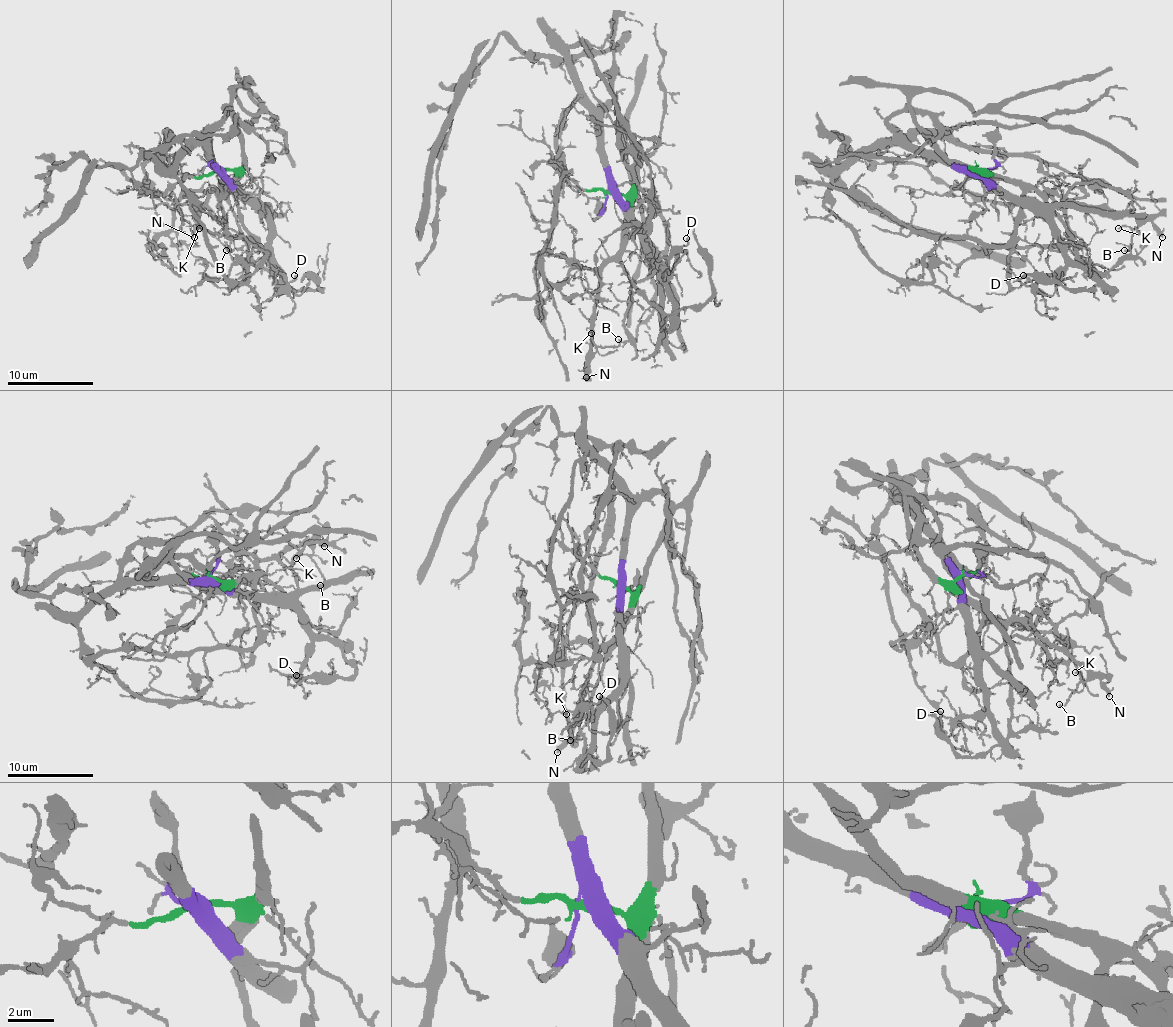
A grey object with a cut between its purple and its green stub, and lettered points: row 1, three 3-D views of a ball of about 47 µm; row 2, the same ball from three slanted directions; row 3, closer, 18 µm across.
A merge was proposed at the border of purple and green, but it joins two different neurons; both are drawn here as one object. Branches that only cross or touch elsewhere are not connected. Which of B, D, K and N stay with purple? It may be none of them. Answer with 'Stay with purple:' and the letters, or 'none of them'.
Stay with purple: D

